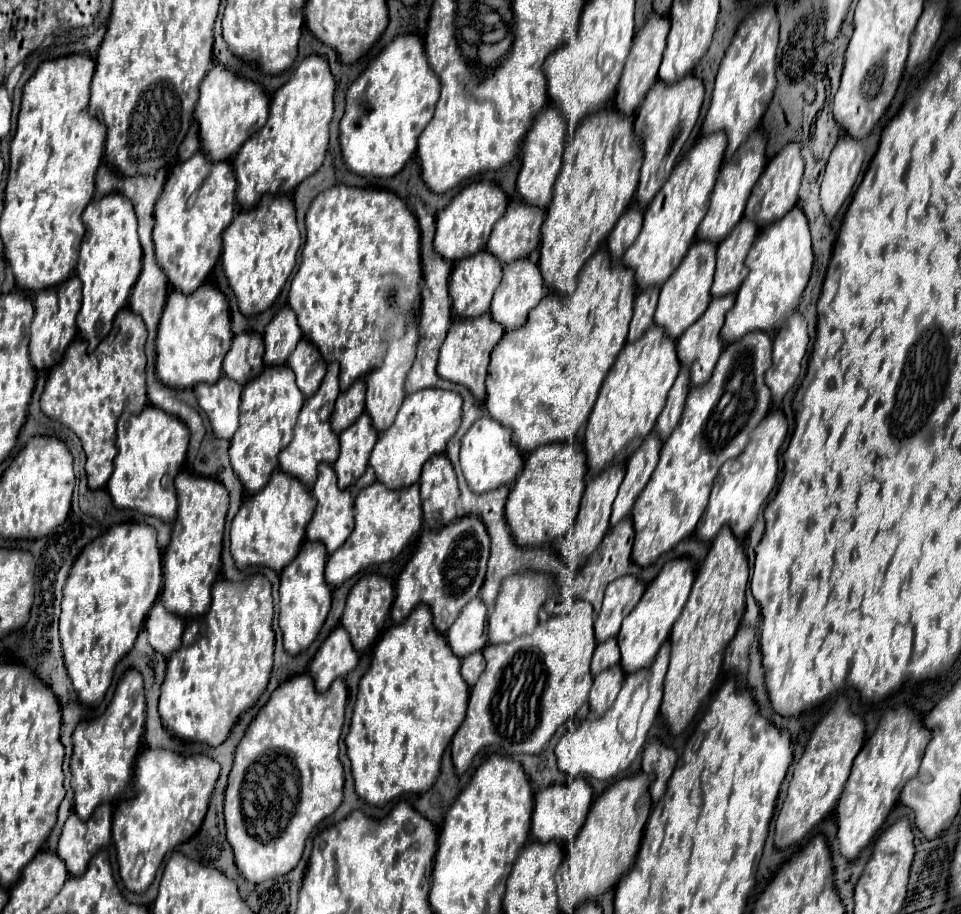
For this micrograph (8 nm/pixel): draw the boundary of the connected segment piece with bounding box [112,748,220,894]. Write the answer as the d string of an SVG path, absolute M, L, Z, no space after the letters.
M146 748L138 760L136 760L136 796L132 800L122 800L114 810L112 820L112 838L118 850L118 864L120 864L120 876L124 880L124 886L130 892L146 892L148 886L154 882L154 876L164 860L164 856L174 850L178 844L192 838L208 810L208 802L216 784L220 772L220 764L208 756L180 756L170 750L162 748Z

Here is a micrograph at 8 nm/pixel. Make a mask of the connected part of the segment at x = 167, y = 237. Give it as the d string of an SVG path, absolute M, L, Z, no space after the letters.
M202 152L178 164L166 180L166 186L156 202L154 246L156 260L164 268L172 288L192 294L200 288L216 266L222 252L222 232L234 216L236 180L228 162L212 164Z

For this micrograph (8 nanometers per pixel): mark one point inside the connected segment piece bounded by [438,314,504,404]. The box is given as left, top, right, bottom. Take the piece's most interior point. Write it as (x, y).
(464, 356)

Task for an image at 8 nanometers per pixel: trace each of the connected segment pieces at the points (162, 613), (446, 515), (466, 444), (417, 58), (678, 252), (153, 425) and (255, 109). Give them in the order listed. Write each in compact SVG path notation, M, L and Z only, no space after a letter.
M160 600L152 606L144 628L148 632L150 646L156 652L160 652L162 656L170 656L182 644L184 620L172 612L168 612Z
M436 454L424 464L420 476L420 496L426 524L434 524L434 512L442 514L444 524L450 524L458 518L458 482L448 456Z
M482 416L462 436L460 466L466 476L468 486L476 494L484 494L484 492L496 490L500 486L512 486L510 482L514 482L516 476L520 474L520 468L524 468L524 458L520 456L520 452L516 452L516 446L510 442L508 428L504 428L502 424L498 424L490 416Z
M408 34L390 42L346 94L340 148L348 170L374 178L396 176L416 152L418 136L434 116L438 94L440 82L428 68L422 40Z
M724 132L704 136L694 144L694 148L676 164L664 188L656 194L652 204L644 212L644 226L636 242L624 252L622 264L634 270L636 286L642 292L644 288L662 286L668 276L678 268L680 260L686 256L688 248L694 242L696 228L708 212L708 202L716 176L722 166L724 156Z
M148 404L138 416L124 412L118 420L115 441L118 456L114 458L114 472L106 486L114 504L160 518L162 522L174 522L178 514L174 478L186 460L188 440L188 428L176 416L170 416L156 406Z
M216 64L200 84L200 98L196 104L194 118L200 126L202 152L212 160L230 160L248 136L258 132L268 120L268 96L264 90L250 80L232 74L228 68Z

